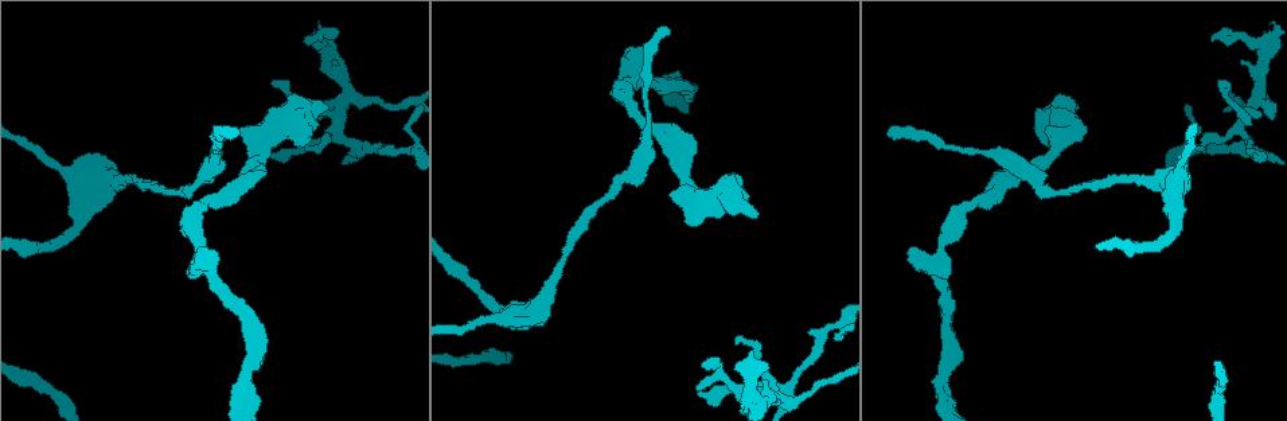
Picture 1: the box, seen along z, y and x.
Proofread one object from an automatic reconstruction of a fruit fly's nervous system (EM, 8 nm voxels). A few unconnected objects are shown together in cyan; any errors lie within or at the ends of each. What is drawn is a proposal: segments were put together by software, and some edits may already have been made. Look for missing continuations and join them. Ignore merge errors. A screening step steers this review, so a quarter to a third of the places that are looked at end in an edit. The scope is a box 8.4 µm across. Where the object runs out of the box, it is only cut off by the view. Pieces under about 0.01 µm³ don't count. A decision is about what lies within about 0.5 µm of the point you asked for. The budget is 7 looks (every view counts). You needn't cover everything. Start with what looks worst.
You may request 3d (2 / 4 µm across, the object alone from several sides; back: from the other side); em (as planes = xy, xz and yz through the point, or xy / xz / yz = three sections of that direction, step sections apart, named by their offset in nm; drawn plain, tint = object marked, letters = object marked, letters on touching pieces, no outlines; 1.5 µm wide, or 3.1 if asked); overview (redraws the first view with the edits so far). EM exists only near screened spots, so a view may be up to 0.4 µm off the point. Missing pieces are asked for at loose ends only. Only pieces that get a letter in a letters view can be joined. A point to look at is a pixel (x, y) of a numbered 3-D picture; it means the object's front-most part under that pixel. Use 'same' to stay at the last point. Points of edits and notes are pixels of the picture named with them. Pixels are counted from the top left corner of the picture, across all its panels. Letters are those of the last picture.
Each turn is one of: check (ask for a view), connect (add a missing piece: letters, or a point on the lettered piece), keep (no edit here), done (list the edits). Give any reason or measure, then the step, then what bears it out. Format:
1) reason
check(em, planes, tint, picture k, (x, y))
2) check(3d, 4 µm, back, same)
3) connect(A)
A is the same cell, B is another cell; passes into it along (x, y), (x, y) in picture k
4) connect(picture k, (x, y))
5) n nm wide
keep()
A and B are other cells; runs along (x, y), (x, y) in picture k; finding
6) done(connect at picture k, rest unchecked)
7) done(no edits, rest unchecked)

long arm stops here
check(em, planes, letters, picture 1, (893, 133))

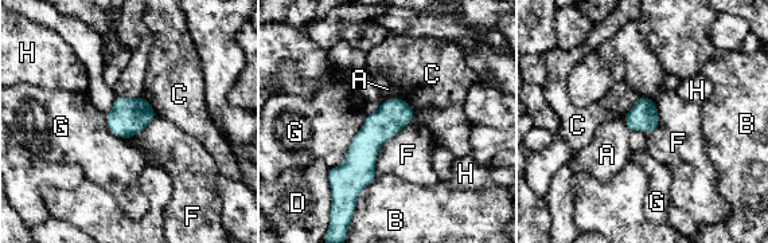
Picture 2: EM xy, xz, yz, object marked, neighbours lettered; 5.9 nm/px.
keep()
A, B, C, D, F, G and H are other cells; runs along (398, 101), (346, 188) in picture 2; none of them fits

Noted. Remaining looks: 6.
tapers out
check(em, xz, step 8, tint, picture 1, (737, 341))

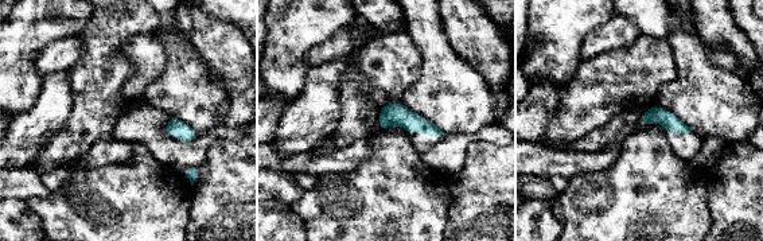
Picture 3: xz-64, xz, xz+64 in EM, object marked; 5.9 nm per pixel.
cut it another way
check(em, planes, letters, same)

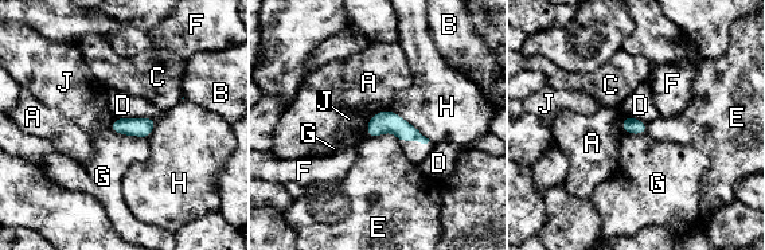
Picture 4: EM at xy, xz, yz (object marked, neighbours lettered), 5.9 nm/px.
keep()
A, B, C, D, E, F, G, H and J are other cells; border along (116, 116), (155, 117) in picture 4; no lettered piece goes on from it

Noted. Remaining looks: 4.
free end
check(3d, 4 µm, back, picture 1, (756, 213))

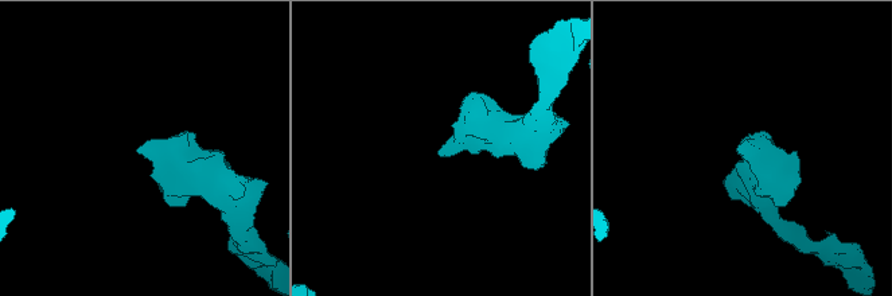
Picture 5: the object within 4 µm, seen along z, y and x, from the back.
need the tissue
check(em, yz, step 8, letters, picture 5, (739, 154))

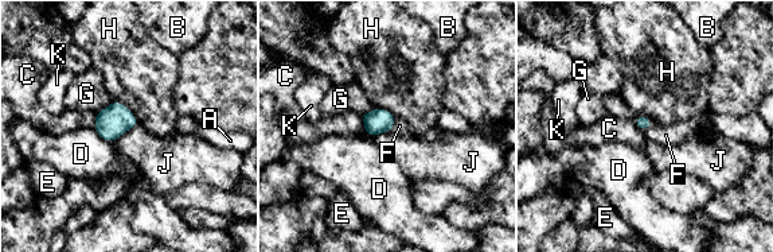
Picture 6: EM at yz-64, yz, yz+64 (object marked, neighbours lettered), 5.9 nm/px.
another direction
check(em, planes, letters, same)

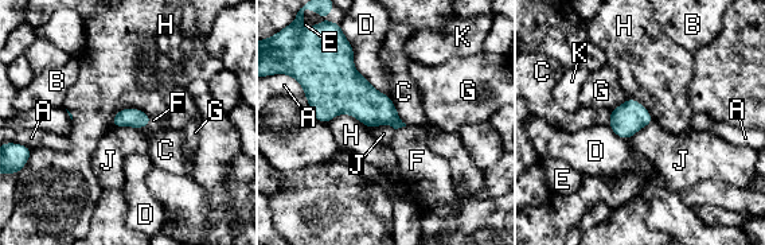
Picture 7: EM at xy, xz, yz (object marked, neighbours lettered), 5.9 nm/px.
D touches over 400 nm
connect(F)
F is the same cell, A, B, C, D, E, G, H, J and K are other cells; passes into it along (132, 117), (145, 125), (156, 125) in picture 7; it goes on there

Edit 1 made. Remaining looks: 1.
done(connect at picture 7, rest unchecked)

